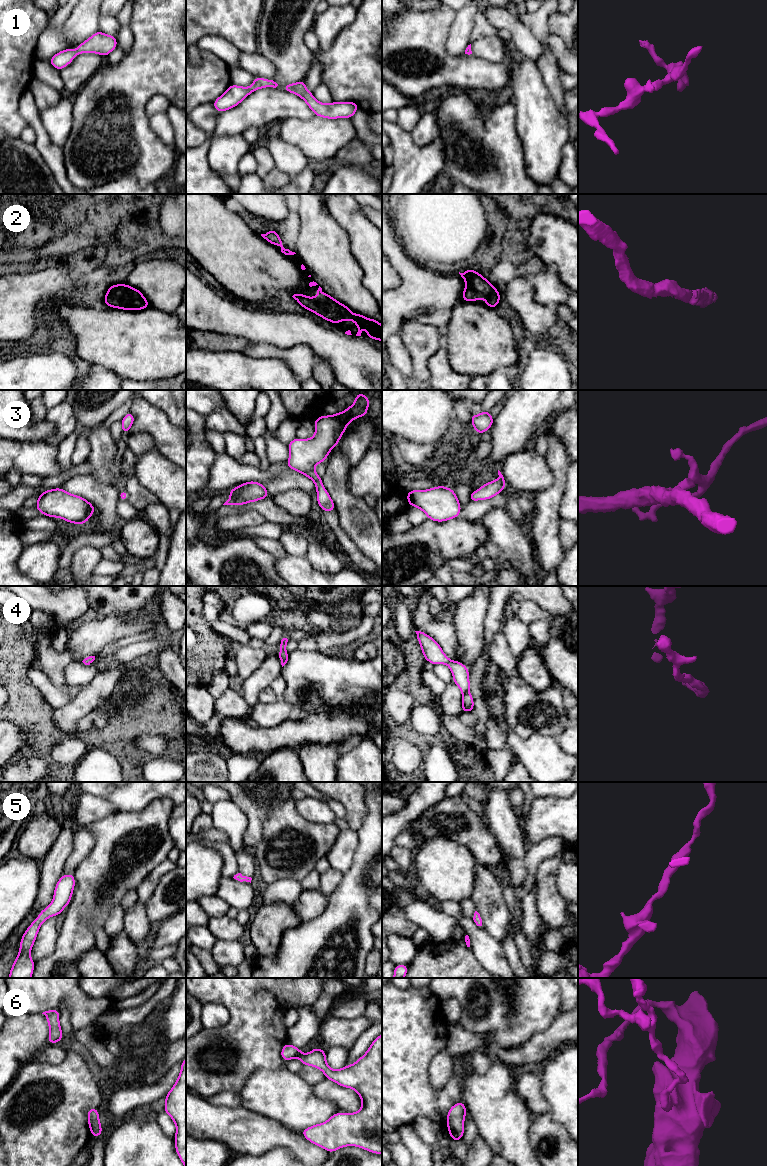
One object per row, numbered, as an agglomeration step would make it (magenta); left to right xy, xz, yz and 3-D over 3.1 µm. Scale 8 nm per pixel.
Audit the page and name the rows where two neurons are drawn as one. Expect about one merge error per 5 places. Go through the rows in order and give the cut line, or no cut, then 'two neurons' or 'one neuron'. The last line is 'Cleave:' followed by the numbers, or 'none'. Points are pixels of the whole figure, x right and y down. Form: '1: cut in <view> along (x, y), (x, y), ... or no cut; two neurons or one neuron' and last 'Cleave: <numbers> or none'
1: no cut; one neuron
2: no cut; one neuron
3: no cut; one neuron
4: no cut; one neuron
5: no cut; one neuron
6: no cut; one neuron
Cleave: none

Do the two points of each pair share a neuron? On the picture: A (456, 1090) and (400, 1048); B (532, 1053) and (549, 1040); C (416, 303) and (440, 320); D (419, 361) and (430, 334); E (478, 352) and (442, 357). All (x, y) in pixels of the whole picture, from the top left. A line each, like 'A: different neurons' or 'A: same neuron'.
A: same neuron
B: same neuron
C: same neuron
D: same neuron
E: different neurons

